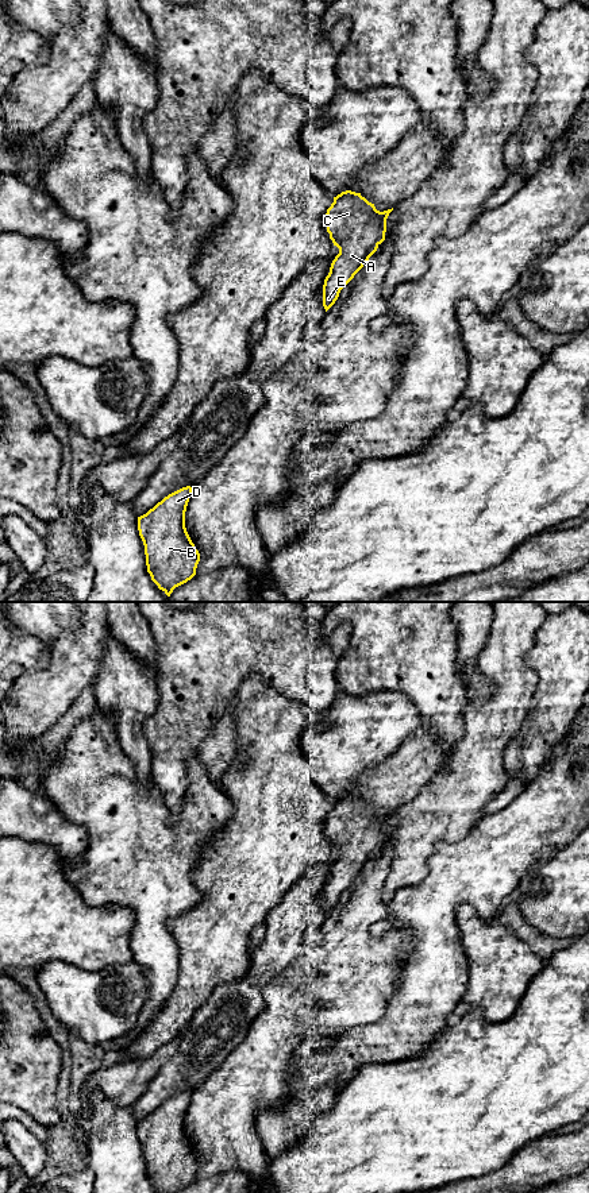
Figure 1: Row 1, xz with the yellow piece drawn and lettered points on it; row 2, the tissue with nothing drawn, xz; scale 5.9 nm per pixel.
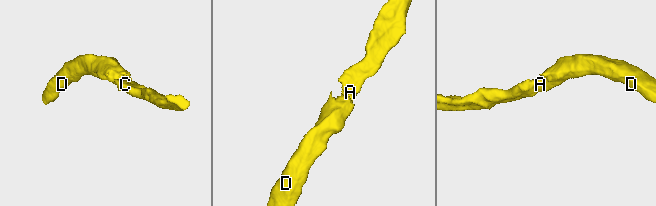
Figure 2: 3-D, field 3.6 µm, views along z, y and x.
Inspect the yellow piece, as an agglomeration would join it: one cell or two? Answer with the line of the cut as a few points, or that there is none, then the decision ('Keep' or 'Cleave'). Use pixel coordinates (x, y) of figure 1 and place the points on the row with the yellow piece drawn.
No split. Keep

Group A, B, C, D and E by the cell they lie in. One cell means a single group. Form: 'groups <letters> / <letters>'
groups A B C D E

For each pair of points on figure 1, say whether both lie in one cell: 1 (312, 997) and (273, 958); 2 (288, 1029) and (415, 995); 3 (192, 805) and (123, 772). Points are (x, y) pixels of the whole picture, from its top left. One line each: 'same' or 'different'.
1: different
2: different
3: same

